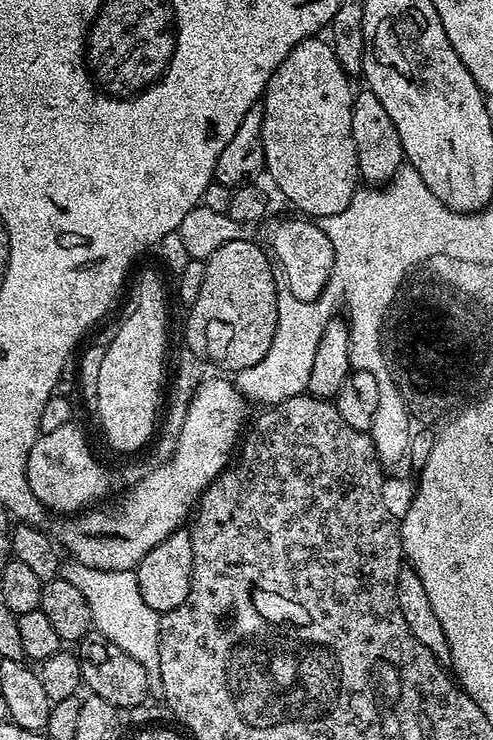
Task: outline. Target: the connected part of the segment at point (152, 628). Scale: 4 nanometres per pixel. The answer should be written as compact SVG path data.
M68 558L60 565L59 579L71 582L90 602L92 626L101 632L114 646L126 650L130 658L134 658L146 670L149 683L159 685L160 663L158 662L158 642L160 641L161 613L150 610L146 602L142 602L142 590L138 590L138 578L131 568L126 570L98 570L90 566L82 566L82 562Z

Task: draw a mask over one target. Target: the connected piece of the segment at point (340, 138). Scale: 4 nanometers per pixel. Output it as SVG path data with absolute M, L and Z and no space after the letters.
M313 38L298 42L298 46L290 50L278 70L274 70L262 97L262 150L267 175L272 175L277 190L300 211L297 213L308 218L342 214L342 210L350 206L361 179L354 134L350 126L354 88L348 83L350 77L342 70L331 43L324 38Z

